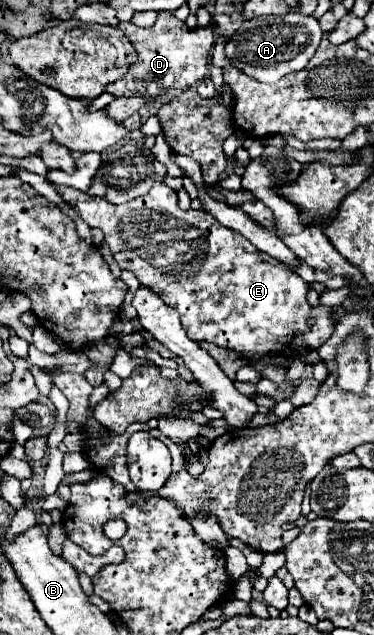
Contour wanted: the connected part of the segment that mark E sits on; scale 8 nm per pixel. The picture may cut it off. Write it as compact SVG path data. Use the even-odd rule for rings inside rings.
M155 182L145 196L133 198L119 206L109 204L101 198L93 198L69 186L57 186L55 190L59 192L61 200L69 204L91 228L99 228L105 234L105 242L109 244L117 264L123 270L135 272L143 286L149 286L165 300L165 304L173 306L179 312L181 324L191 340L213 342L239 354L277 352L293 356L305 348L317 350L333 334L333 310L327 306L309 306L307 286L299 274L289 268L265 262L259 250L253 248L251 242L247 242L247 238L219 224L205 210L181 210L177 206L177 192L167 184ZM309 316L315 316L317 320L313 326L307 326Z

